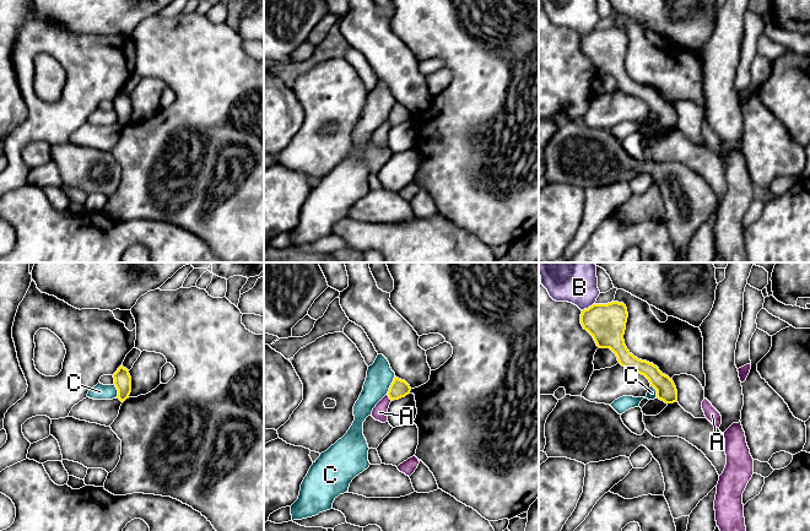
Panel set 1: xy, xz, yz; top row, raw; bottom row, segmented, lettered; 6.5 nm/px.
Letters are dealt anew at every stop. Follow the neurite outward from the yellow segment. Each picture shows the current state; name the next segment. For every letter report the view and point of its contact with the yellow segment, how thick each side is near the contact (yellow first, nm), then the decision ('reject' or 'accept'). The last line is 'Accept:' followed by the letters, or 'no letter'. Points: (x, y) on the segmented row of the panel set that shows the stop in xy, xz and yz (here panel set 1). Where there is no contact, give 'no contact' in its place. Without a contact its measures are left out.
A: xz (389, 397) | 120/100 nm | reject
B: yz (589, 307) | 260/360 nm | reject
C: xz (390, 385) | 120/180 nm | reject
Accept: no letter

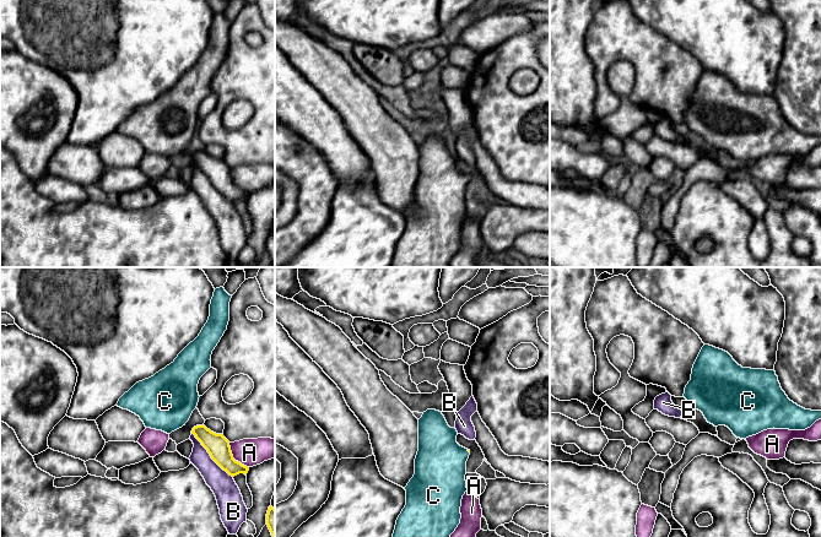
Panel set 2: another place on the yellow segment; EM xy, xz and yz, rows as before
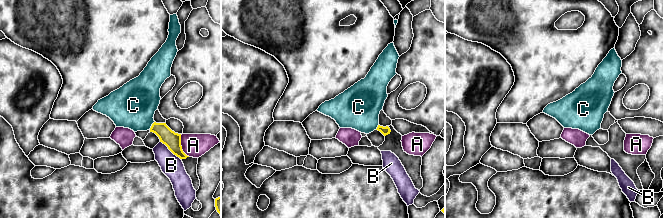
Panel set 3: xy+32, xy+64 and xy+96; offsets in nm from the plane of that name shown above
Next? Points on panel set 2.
A: xy (232, 457) | 150/180 nm | reject
B: xy (210, 455) | 150/160 nm | reject
C: no contact | accept
Accept: C

